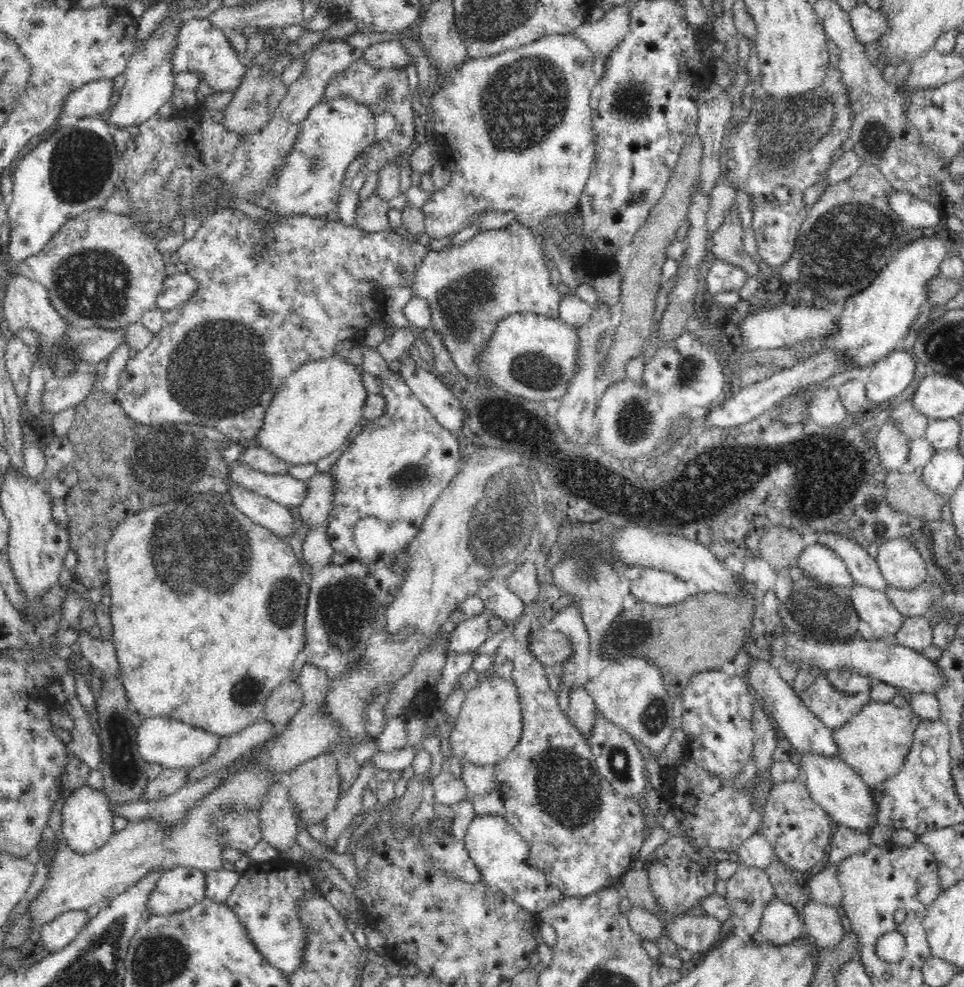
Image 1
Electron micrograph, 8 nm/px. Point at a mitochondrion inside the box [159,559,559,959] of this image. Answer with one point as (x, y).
(345, 607)

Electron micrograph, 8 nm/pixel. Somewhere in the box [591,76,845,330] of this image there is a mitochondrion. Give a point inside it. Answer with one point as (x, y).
(639, 194)

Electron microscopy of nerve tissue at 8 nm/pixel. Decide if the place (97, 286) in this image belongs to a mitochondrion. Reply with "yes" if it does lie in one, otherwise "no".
yes

